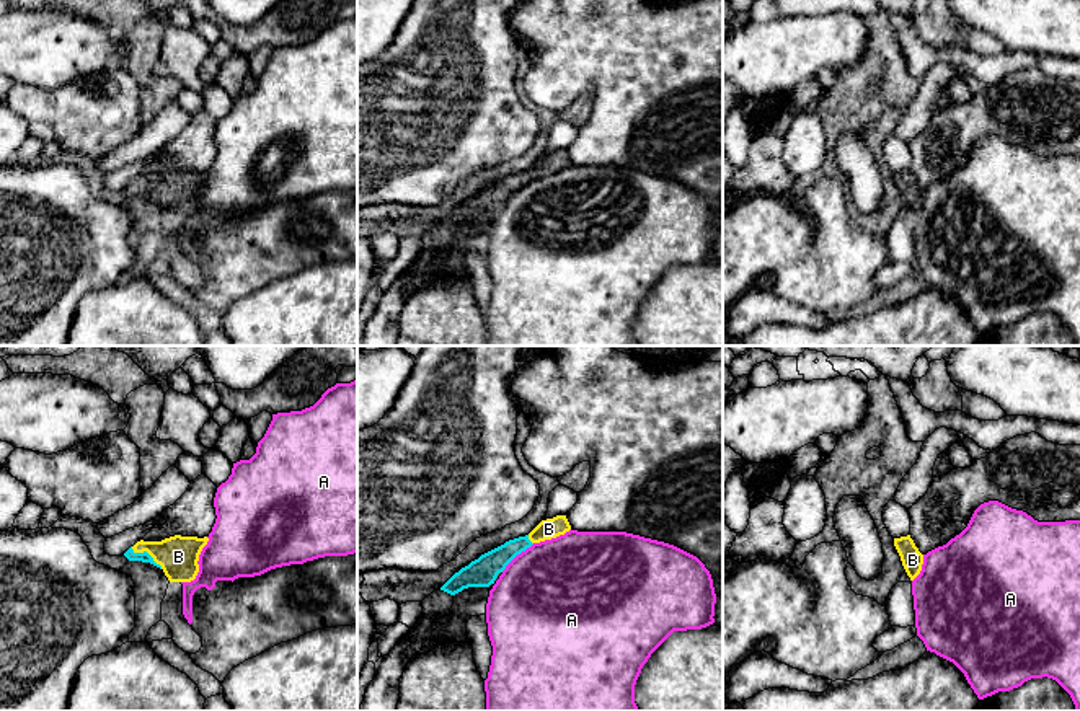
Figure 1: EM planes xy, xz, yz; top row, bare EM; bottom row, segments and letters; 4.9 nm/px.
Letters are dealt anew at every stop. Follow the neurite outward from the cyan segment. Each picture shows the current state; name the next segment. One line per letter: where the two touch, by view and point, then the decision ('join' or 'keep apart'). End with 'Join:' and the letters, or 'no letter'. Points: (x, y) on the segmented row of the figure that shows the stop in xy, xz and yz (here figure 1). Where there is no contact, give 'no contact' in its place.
A: meets cyan in xz at (517, 553); keep apart
B: meets cyan in xy at (147, 553); join
Join: B

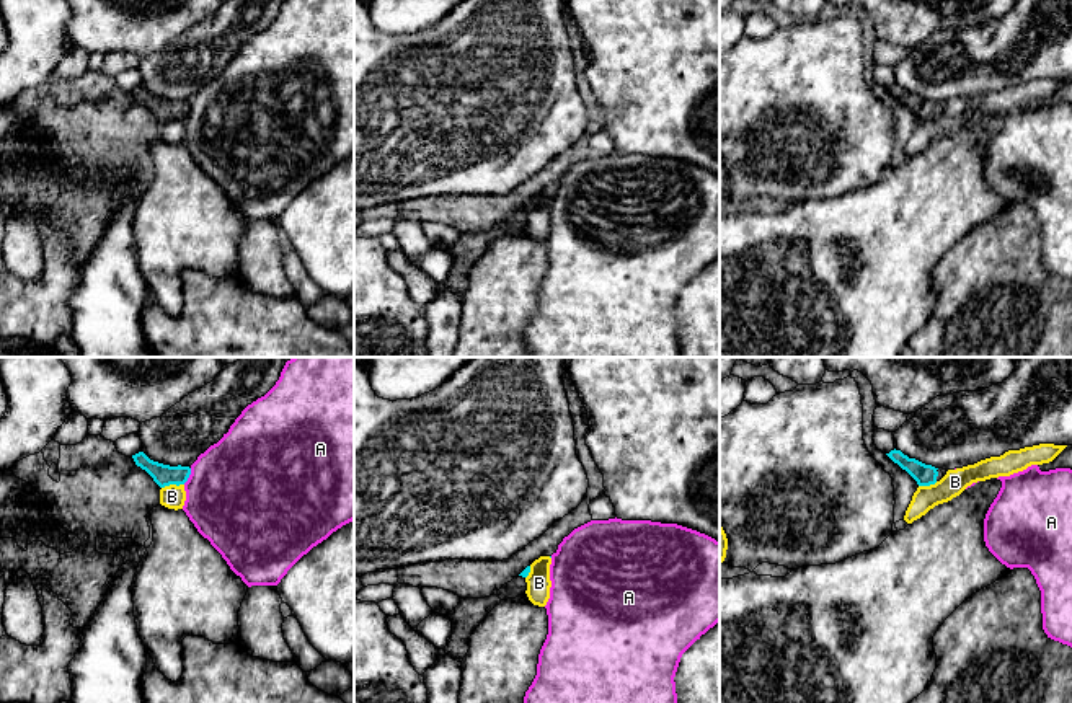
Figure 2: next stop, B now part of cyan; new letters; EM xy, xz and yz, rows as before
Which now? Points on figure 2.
A: meets cyan in xy at (188, 477); keep apart
B: meets cyan in xy at (172, 483); keep apart
Join: no letter

